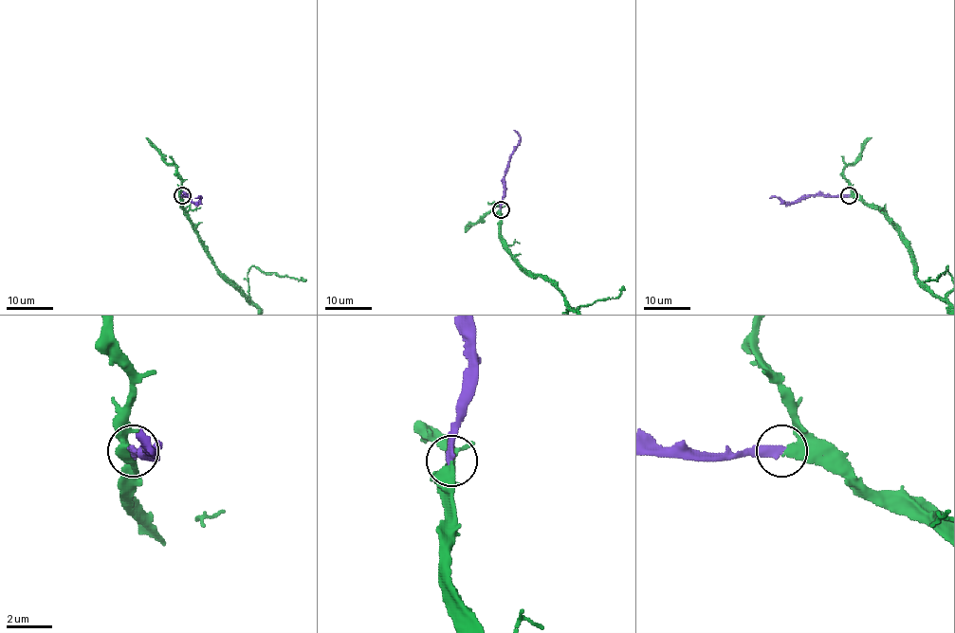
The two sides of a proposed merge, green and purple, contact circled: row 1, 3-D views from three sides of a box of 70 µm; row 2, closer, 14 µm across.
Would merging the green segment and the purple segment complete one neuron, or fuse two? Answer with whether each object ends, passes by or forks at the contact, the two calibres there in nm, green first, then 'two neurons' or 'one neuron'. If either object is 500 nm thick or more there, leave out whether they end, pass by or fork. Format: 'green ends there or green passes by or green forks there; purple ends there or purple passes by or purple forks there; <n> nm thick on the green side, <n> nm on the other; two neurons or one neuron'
green ends there; purple ends there; 480 nm thick on the green side, 320 nm on the other; one neuron

